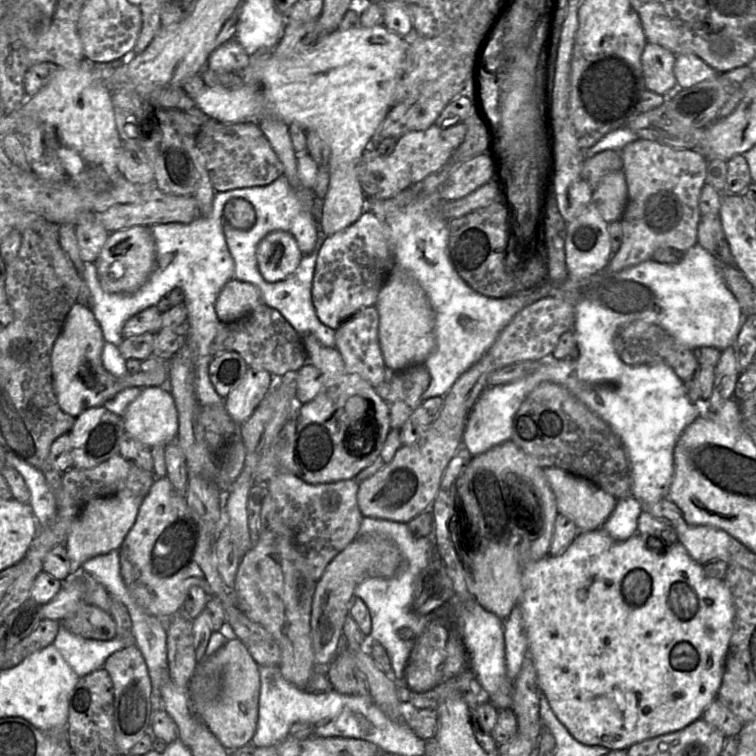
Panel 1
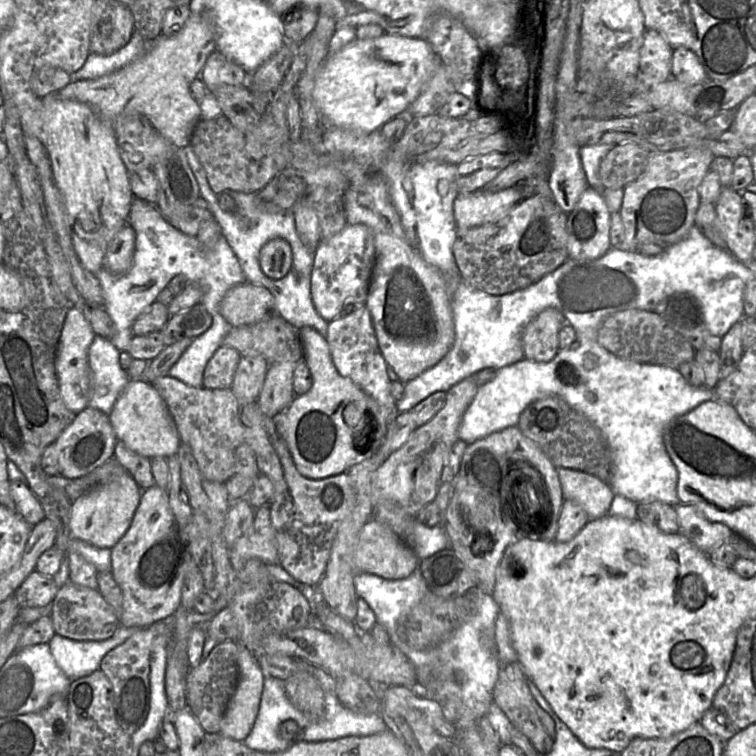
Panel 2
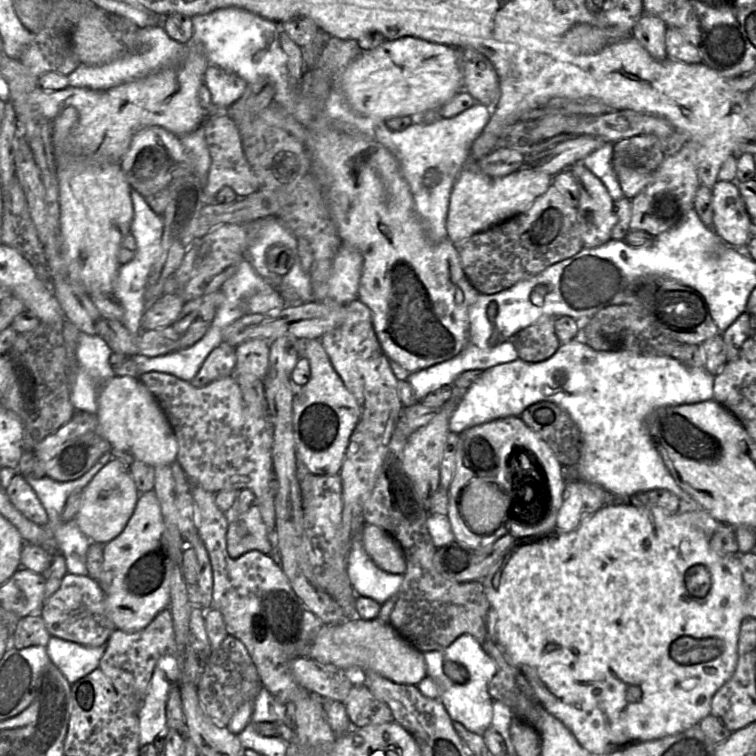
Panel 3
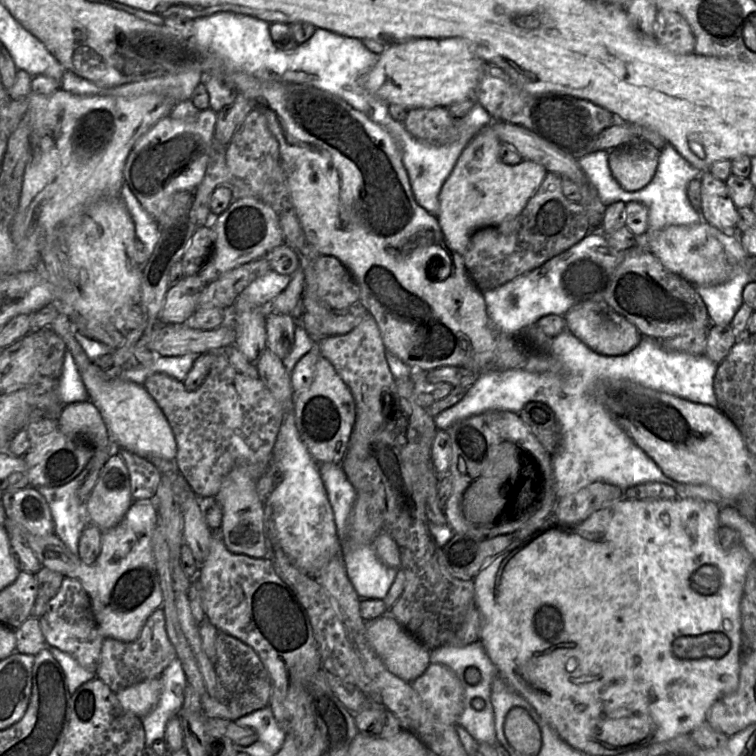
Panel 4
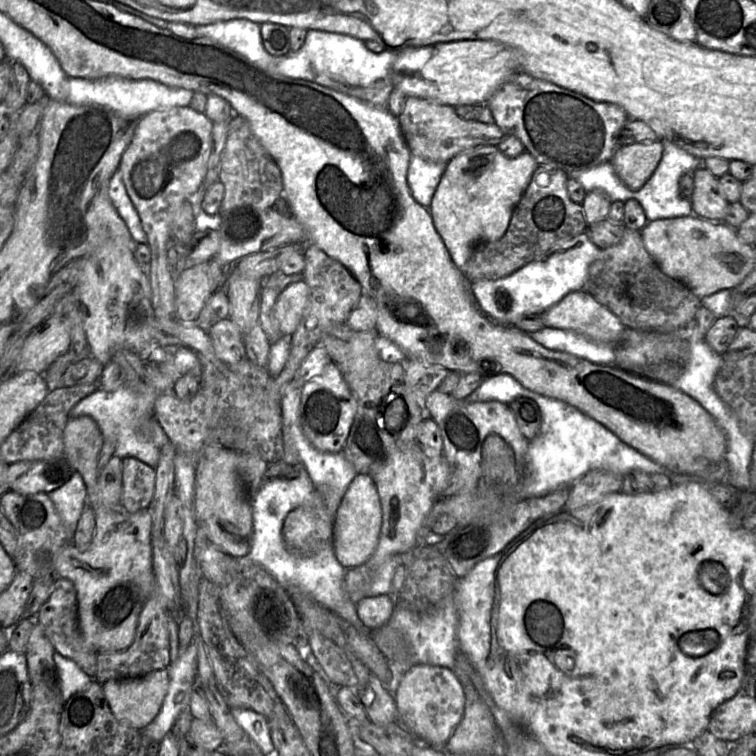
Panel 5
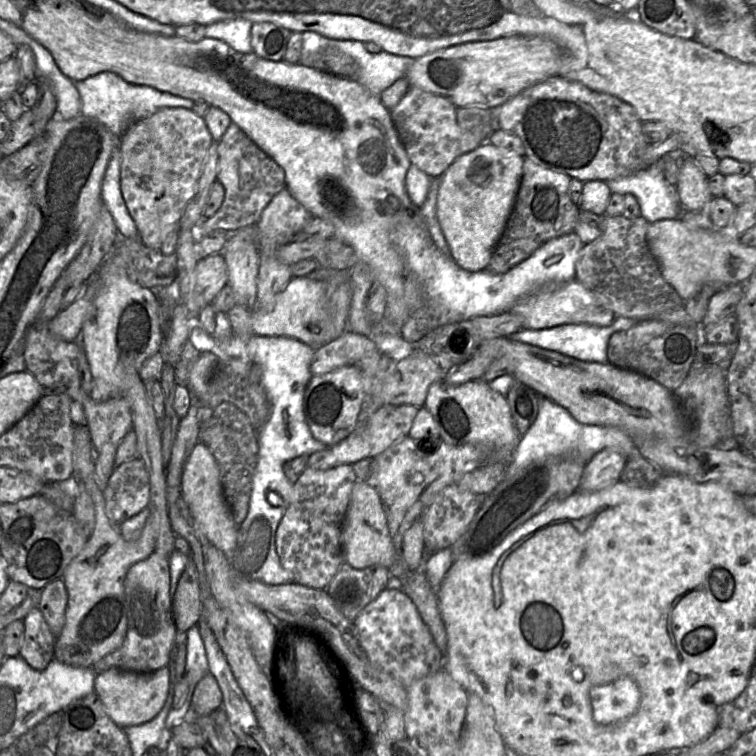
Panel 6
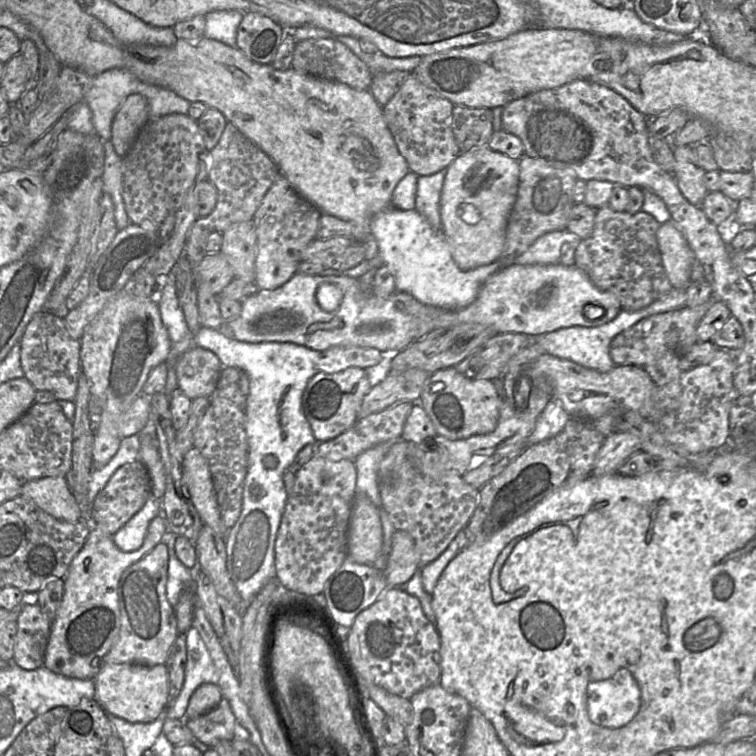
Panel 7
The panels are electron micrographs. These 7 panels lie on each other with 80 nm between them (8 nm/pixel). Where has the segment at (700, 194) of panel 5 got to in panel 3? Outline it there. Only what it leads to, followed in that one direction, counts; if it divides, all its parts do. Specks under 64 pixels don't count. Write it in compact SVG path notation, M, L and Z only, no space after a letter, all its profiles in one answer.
M718 180L711 191L714 231L727 245L743 250L751 238L751 217L737 183Z

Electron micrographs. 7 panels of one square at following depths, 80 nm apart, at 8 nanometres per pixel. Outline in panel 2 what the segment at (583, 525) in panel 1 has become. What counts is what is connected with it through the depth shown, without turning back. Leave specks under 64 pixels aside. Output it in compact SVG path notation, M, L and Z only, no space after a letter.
M558 468L564 500L572 500L587 513L589 520L607 514L615 493L597 477L583 471Z

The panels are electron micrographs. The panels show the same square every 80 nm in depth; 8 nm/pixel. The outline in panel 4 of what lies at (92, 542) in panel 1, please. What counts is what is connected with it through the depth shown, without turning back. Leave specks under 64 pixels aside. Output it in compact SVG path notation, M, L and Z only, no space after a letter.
M112 454L86 501L89 523L100 531L118 525L133 504L127 466L122 457Z

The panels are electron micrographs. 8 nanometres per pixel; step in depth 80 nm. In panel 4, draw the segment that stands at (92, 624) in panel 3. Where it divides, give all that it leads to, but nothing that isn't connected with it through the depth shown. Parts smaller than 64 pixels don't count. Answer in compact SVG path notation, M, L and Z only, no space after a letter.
M70 577L63 579L57 594L48 602L39 617L39 622L47 646L69 654L80 666L96 673L105 637L95 620L90 597L79 580Z

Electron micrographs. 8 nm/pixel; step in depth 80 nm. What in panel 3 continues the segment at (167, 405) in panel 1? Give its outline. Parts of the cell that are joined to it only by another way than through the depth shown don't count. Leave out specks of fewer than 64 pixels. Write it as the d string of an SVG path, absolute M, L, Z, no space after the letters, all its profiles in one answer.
M114 376L105 381L98 396L97 414L101 430L113 448L130 453L135 459L153 467L171 465L177 457L178 444L174 431L158 401L139 378Z

